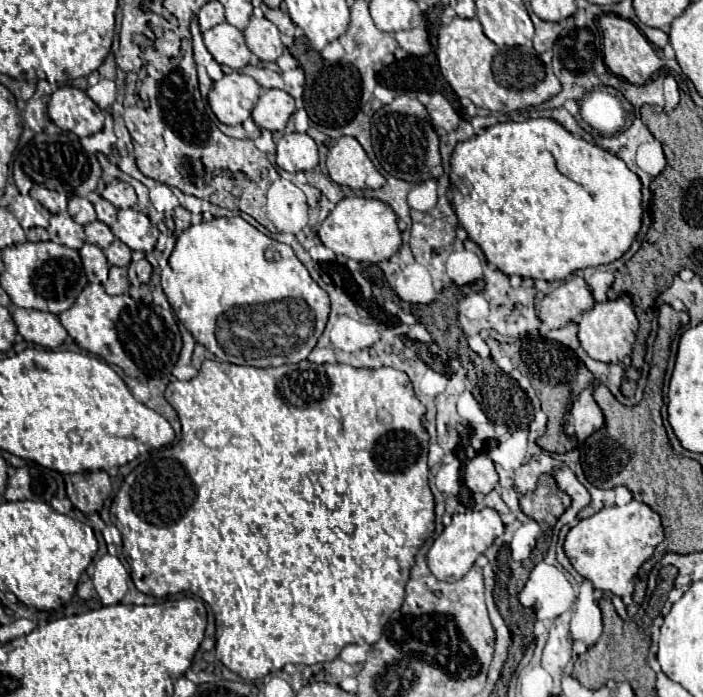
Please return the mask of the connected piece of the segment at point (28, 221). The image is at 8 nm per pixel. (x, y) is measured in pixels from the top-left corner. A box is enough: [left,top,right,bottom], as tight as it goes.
[10,195,51,230]

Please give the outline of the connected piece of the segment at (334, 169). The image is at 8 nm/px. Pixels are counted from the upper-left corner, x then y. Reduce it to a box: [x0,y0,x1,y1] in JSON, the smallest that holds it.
[327,137,385,189]

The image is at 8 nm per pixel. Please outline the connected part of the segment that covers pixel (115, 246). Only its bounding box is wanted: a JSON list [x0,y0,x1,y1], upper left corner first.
[105,239,131,267]

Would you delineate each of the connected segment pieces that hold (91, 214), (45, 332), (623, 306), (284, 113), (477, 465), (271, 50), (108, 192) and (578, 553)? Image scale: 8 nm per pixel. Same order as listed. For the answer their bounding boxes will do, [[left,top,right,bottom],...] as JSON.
[[69,197,97,225],[11,307,67,349],[579,295,639,363],[253,89,295,131],[465,453,499,495],[243,17,283,61],[101,181,137,209],[565,499,663,597]]

